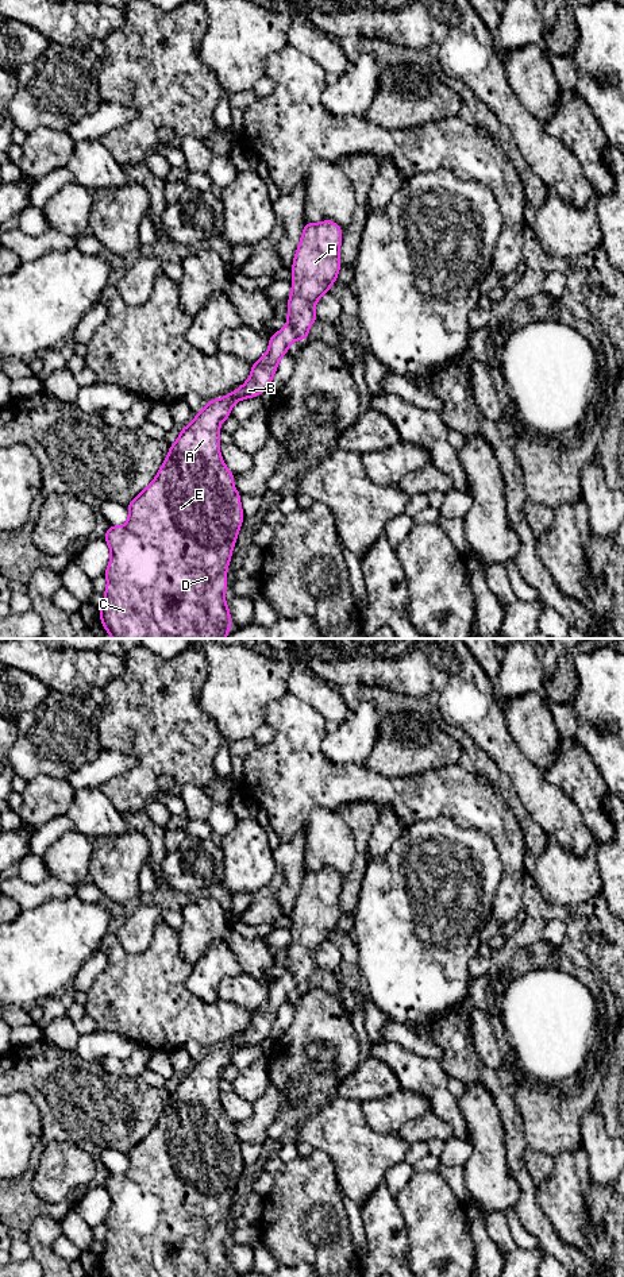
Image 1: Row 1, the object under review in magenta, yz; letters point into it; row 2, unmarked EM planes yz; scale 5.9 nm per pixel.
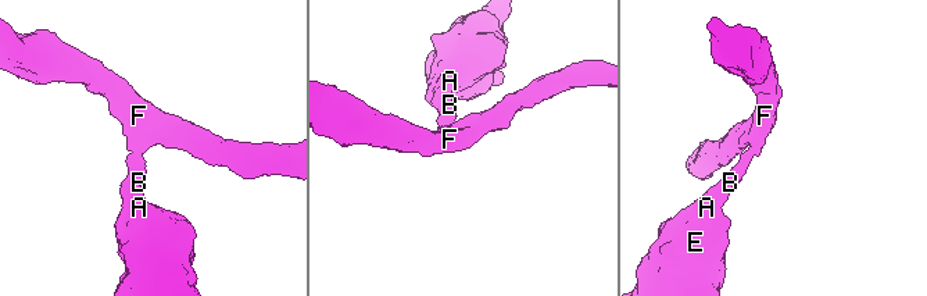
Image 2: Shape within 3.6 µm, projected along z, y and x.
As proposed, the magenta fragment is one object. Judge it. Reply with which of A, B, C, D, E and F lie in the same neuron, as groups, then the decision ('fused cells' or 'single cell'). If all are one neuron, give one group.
groups A B C D E F; single cell

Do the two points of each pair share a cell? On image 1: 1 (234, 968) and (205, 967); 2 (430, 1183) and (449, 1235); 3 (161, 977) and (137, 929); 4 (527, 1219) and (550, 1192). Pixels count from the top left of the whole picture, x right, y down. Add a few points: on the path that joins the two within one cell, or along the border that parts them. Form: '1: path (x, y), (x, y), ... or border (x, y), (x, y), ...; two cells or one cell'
1: path (227, 967), (212, 967); one cell
2: path (430, 1196), (430, 1210), (435, 1222); one cell
3: border (164, 922), (142, 952), (127, 952), (116, 937); two cells
4: border (536, 1187), (536, 1202), (555, 1233); two cells

